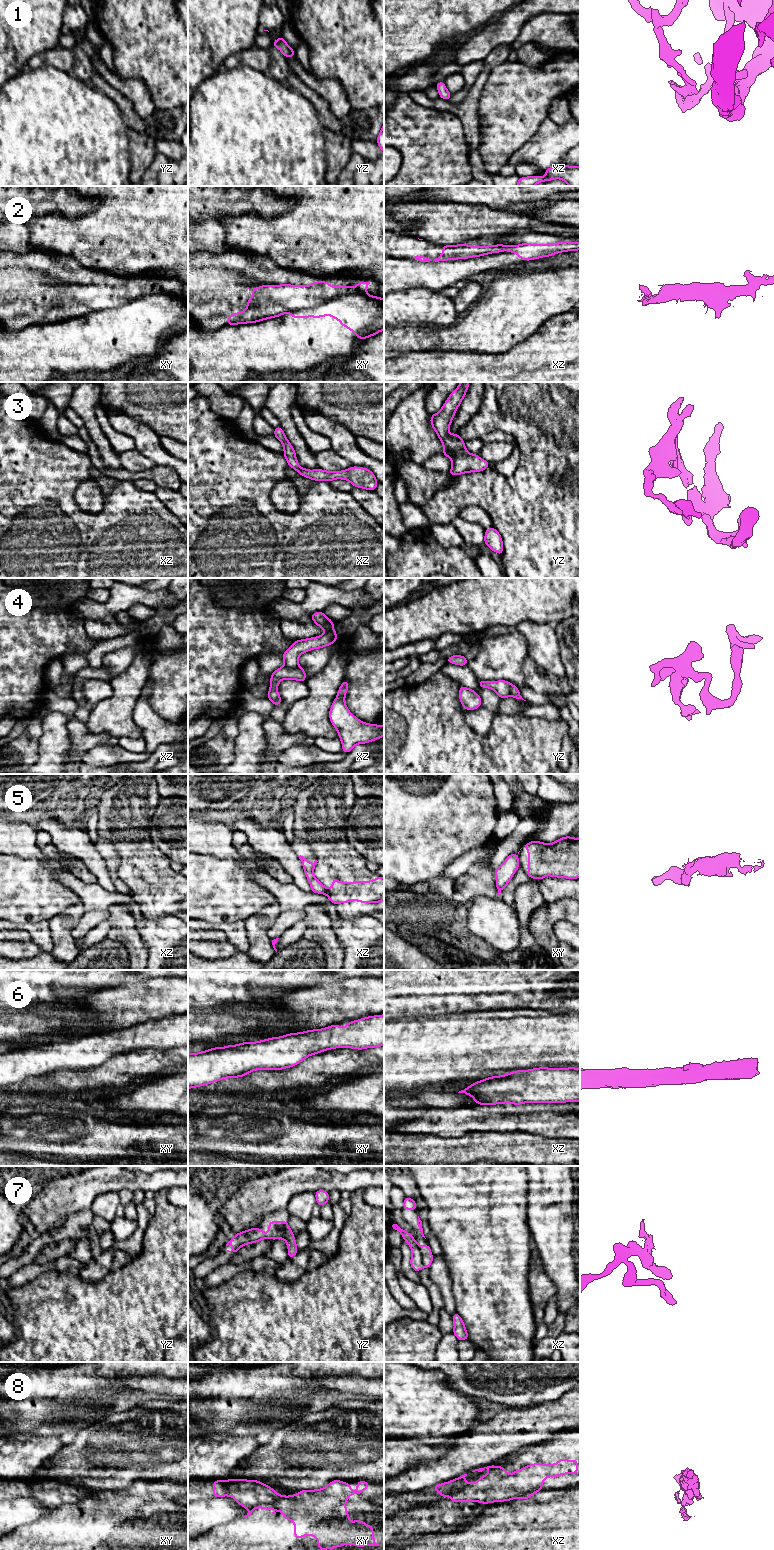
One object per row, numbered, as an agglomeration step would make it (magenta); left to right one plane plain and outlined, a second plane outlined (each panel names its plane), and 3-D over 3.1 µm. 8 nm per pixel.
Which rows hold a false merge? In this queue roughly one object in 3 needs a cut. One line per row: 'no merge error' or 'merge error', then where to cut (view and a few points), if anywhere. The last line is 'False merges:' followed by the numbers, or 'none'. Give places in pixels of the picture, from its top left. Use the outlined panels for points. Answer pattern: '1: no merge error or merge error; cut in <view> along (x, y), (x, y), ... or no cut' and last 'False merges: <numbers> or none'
1: no merge error; no cut
2: merge error; cut in xy along (365, 293), (350, 291), (317, 305), (287, 312)
3: no merge error; no cut
4: no merge error; no cut
5: merge error; cut in xz along (324, 887), (325, 893)
6: no merge error; no cut
7: merge error; cut in xz along (416, 1245), (424, 1267)
8: merge error; cut in xy along (282, 1496), (268, 1503), (259, 1503), (248, 1510)
False merges: 2, 5, 7, 8

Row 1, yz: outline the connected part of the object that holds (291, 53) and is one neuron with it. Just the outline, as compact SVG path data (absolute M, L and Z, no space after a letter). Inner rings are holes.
M280 36L276 41L272 41L272 44L278 48L286 58L295 57L295 51L287 44L282 36Z

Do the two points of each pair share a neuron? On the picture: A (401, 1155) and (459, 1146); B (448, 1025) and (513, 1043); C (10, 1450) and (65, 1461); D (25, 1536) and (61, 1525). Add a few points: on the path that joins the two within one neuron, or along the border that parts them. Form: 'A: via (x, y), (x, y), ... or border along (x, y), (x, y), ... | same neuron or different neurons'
A: via (415, 1149), (445, 1149) | same neuron
B: via (464, 1030), (477, 1043), (497, 1043) | same neuron
C: border along (63, 1445), (36, 1472), (35, 1478) | different neurons
D: via (34, 1536), (50, 1536), (52, 1534) | same neuron

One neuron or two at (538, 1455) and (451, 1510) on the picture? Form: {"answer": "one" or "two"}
{"answer": "one"}

